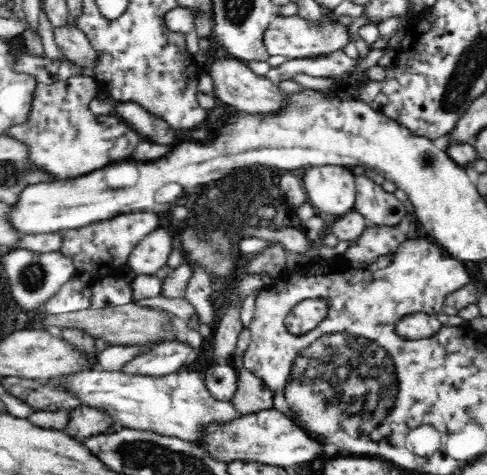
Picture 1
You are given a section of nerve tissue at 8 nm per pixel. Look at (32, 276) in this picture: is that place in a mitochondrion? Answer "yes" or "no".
yes

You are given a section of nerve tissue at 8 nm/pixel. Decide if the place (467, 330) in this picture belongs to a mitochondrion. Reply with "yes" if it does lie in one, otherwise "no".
no

